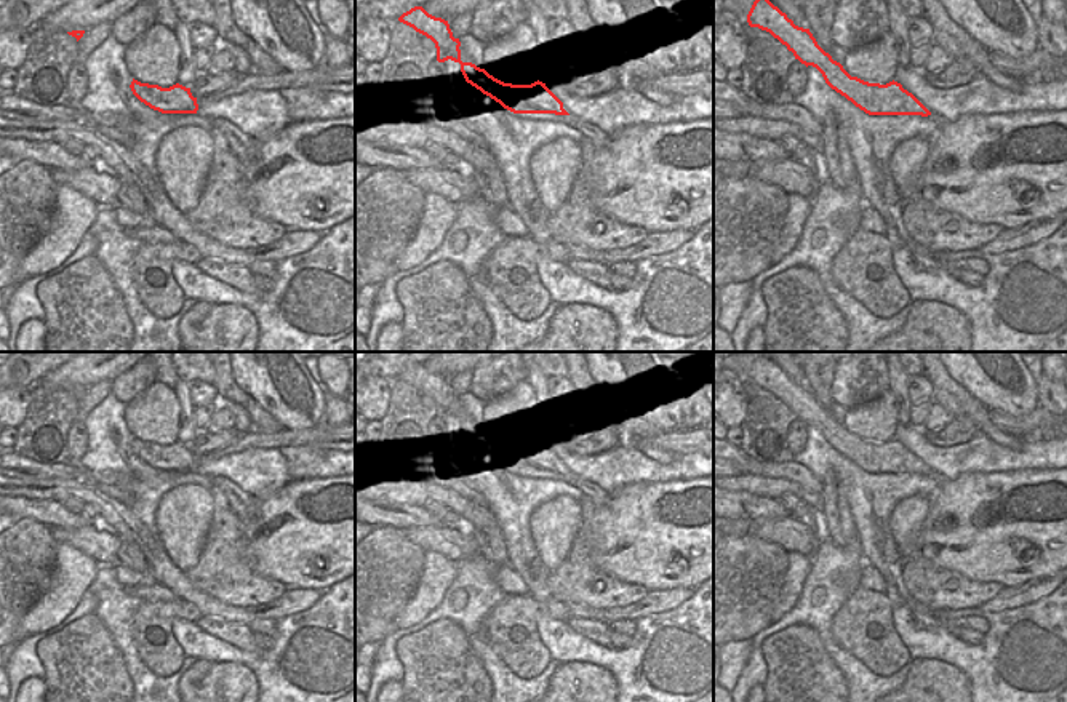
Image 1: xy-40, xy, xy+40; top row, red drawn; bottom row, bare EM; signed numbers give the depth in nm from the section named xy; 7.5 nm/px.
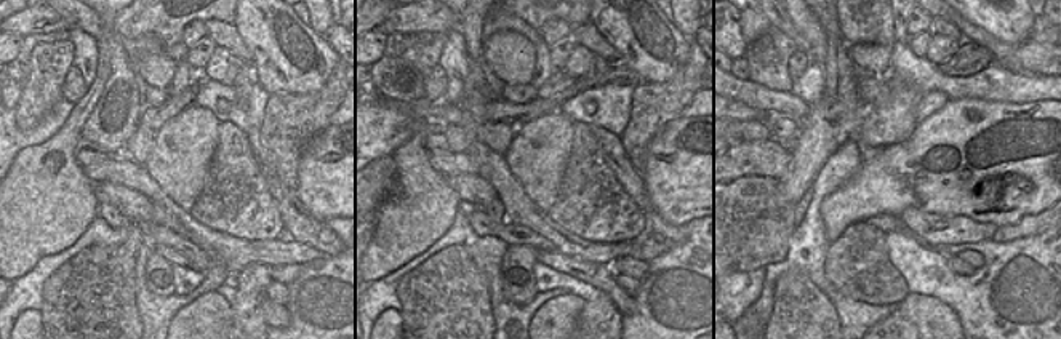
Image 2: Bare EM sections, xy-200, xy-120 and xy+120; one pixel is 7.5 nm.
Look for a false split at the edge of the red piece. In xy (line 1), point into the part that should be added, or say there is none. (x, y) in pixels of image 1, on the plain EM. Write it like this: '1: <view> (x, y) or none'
1: xy (592, 493)

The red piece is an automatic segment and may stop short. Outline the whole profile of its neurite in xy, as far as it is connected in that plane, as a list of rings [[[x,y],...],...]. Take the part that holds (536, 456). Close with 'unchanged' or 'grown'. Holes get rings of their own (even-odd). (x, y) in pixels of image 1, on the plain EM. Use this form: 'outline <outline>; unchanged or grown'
outline [[[414,365],[398,376],[400,381],[413,385],[435,401],[437,419],[448,417],[461,422],[461,430],[467,441],[480,448],[499,461],[504,467],[514,472],[555,472],[563,477],[563,481],[576,486],[589,502],[600,507],[606,502],[608,493],[576,473],[569,473],[563,467],[563,461],[542,440],[531,443],[504,441],[485,427],[472,421],[461,419],[461,400],[453,395],[448,379],[429,373],[422,365]]]; grown

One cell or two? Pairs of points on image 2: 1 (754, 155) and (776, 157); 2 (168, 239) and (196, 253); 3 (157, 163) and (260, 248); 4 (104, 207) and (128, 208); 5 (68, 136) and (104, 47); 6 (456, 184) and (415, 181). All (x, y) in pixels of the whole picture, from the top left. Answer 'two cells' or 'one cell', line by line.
1: one cell
2: one cell
3: two cells
4: two cells
5: one cell
6: two cells

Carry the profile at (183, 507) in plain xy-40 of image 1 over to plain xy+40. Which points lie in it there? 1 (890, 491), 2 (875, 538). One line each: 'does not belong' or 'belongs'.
1: does not belong
2: does not belong

